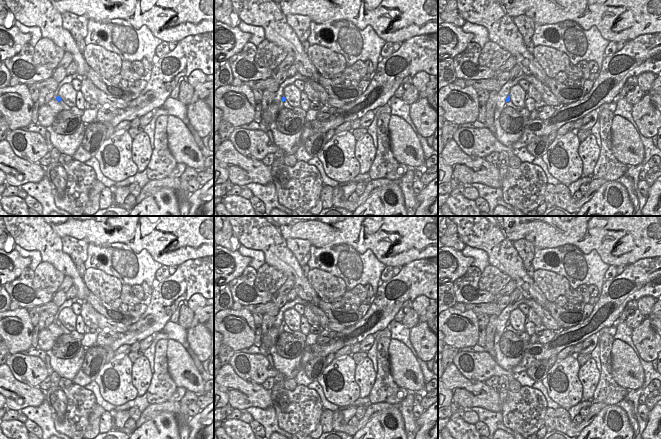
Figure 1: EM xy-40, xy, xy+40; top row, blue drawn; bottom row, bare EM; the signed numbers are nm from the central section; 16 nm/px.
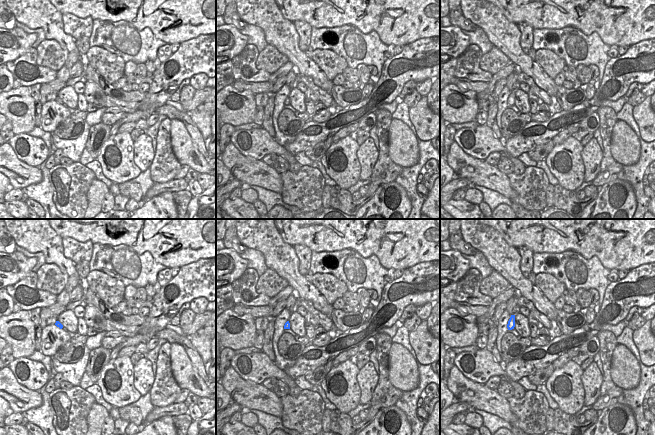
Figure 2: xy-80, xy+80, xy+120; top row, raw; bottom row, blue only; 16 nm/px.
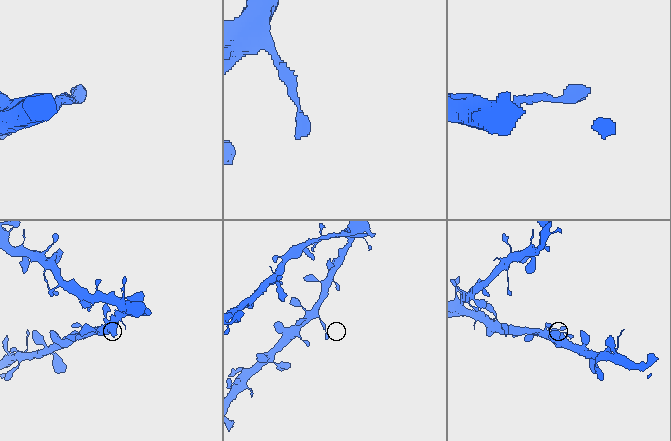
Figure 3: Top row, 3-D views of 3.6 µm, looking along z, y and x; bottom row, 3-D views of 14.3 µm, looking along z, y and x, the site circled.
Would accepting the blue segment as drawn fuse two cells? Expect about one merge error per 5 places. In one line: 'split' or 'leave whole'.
leave whole

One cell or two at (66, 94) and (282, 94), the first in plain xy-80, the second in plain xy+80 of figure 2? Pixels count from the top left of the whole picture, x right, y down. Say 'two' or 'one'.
two

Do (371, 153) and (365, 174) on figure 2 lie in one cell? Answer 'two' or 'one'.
one

